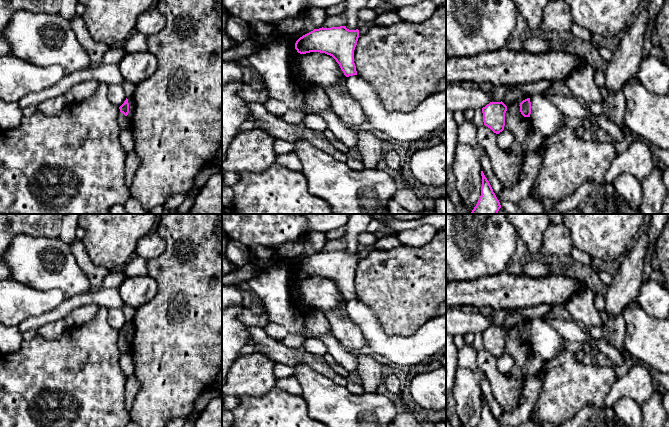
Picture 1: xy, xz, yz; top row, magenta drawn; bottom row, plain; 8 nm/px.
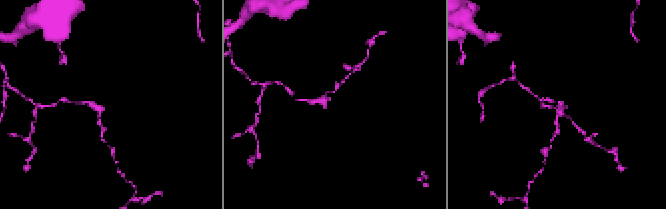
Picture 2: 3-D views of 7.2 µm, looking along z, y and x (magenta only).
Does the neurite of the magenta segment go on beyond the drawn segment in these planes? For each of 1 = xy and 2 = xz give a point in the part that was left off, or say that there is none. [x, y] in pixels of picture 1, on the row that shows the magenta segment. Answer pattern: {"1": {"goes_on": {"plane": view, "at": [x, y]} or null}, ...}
{"1": {"goes_on": null}, "2": {"goes_on": null}}

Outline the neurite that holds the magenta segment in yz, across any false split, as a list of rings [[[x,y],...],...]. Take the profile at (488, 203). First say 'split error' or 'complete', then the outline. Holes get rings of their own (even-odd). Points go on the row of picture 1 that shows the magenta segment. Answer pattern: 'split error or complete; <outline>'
complete; [[[481,171],[481,176],[481,196],[470,214],[498,214],[498,211],[501,208],[500,202],[493,192],[493,189],[483,171]]]

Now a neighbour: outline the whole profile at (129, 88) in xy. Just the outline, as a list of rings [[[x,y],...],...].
[[[124,81],[124,82],[122,83],[122,87],[123,87],[125,96],[126,96],[127,98],[133,96],[133,93],[134,93],[134,91],[135,91],[136,85],[132,84],[132,83],[130,83],[130,82]]]

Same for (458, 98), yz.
[[[460,83],[446,85],[446,109],[452,112],[465,111],[469,108],[476,110],[492,102],[492,94],[478,87],[465,89]]]

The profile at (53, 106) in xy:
[[[63,94],[44,100],[36,106],[37,111],[47,115],[58,115],[68,104]]]

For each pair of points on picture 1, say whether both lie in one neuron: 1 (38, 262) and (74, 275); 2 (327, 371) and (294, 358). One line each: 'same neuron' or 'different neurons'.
1: same neuron
2: same neuron

